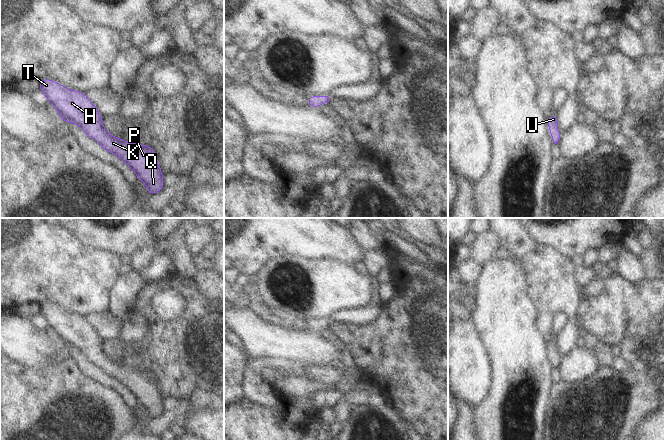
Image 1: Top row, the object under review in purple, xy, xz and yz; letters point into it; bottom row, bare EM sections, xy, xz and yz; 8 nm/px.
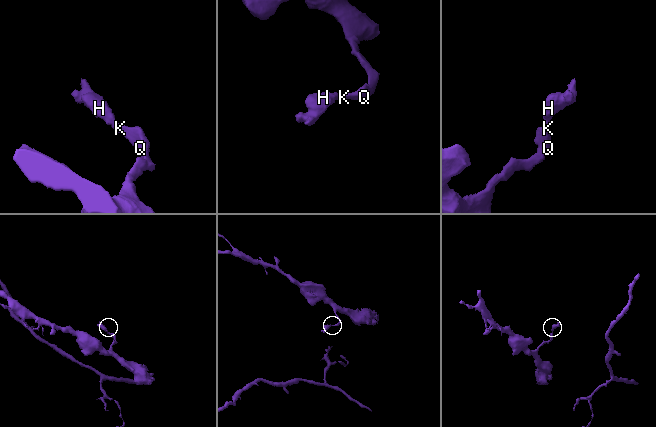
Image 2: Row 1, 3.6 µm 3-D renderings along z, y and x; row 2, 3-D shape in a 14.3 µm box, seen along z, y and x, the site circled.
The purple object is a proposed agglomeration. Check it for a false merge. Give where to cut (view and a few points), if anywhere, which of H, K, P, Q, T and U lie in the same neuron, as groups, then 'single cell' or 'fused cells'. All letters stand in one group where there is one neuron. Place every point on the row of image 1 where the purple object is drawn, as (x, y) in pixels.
cut none; groups H K P Q T U; single cell

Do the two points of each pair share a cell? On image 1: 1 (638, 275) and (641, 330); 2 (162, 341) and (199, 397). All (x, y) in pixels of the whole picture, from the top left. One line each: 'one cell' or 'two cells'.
1: two cells
2: two cells

